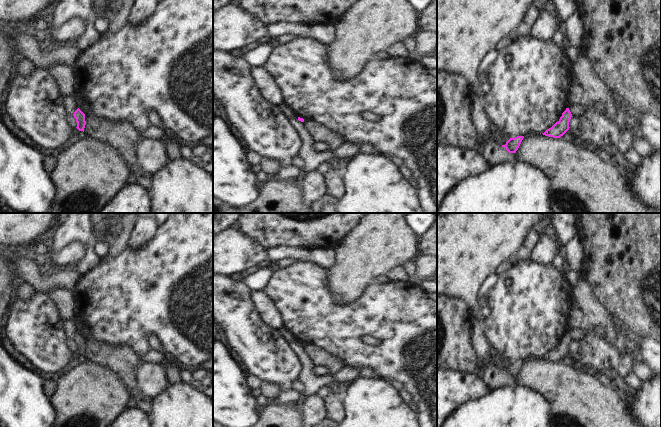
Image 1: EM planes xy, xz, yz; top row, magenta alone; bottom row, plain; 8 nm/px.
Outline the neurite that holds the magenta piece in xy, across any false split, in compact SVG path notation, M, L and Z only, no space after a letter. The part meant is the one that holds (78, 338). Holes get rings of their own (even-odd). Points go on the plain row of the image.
M78 332L74 338L73 338L74 342L76 343L77 346L77 353L79 355L83 355L84 356L84 352L86 349L86 345L85 345L85 338Z

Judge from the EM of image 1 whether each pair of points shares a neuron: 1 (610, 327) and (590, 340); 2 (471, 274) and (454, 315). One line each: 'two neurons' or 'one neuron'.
1: two neurons
2: two neurons

